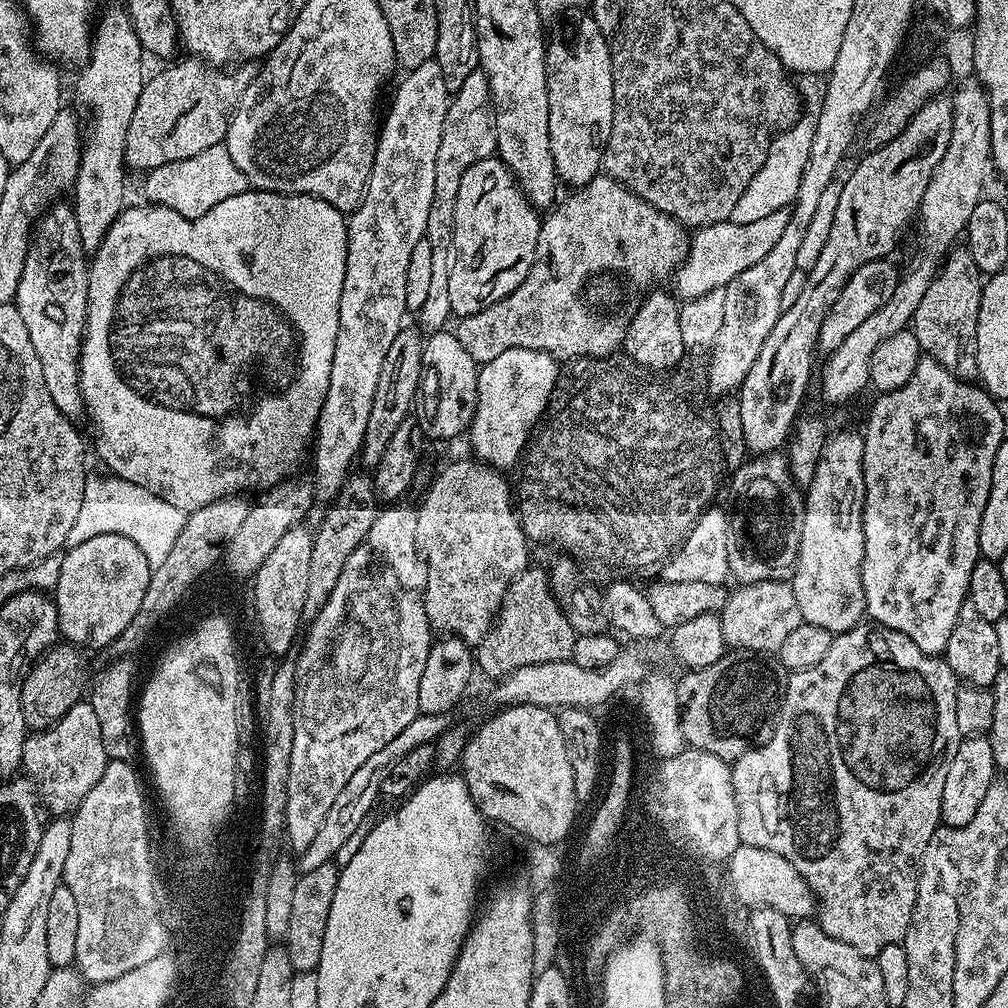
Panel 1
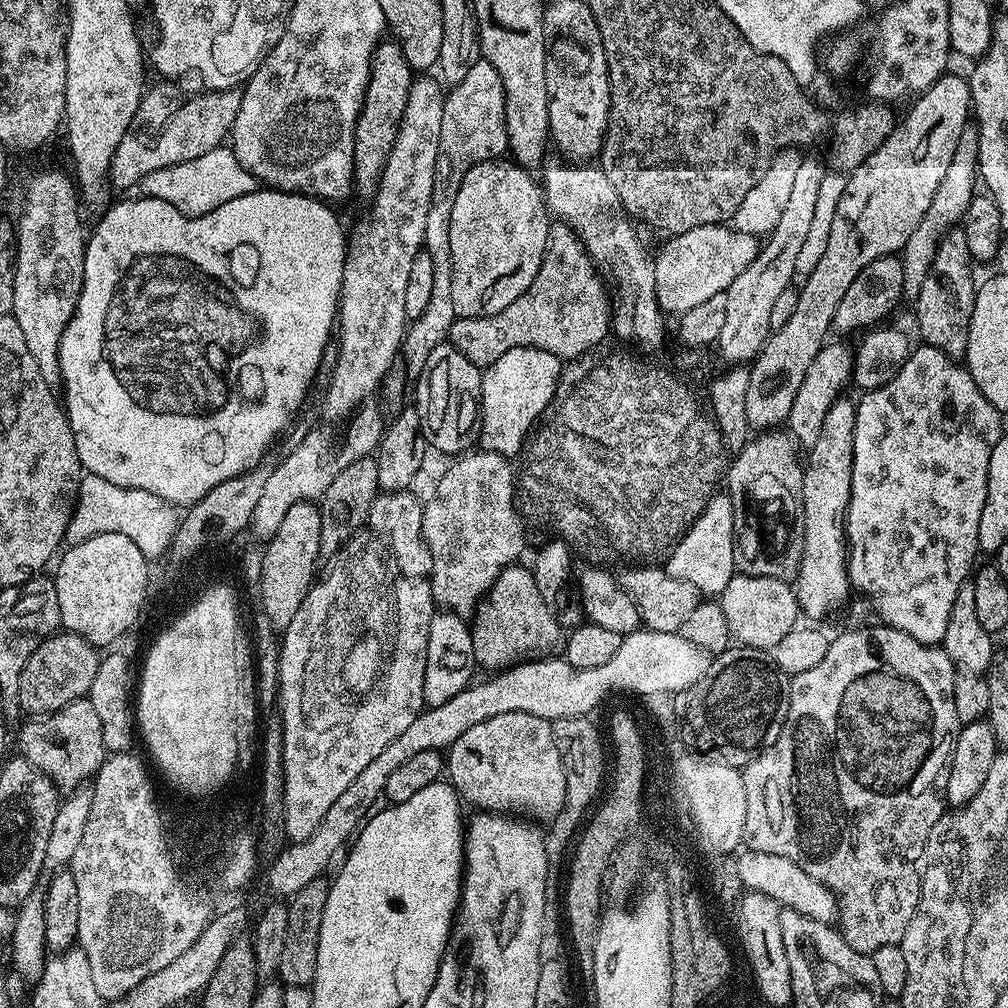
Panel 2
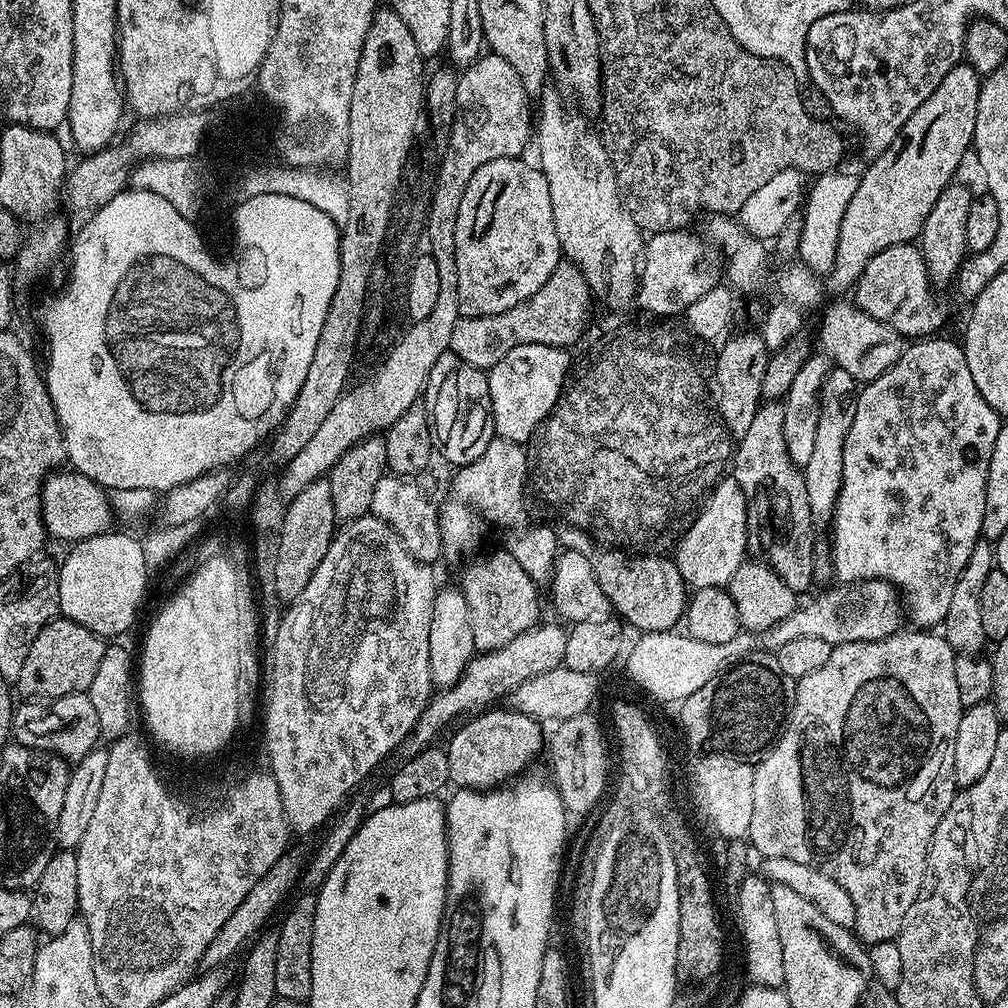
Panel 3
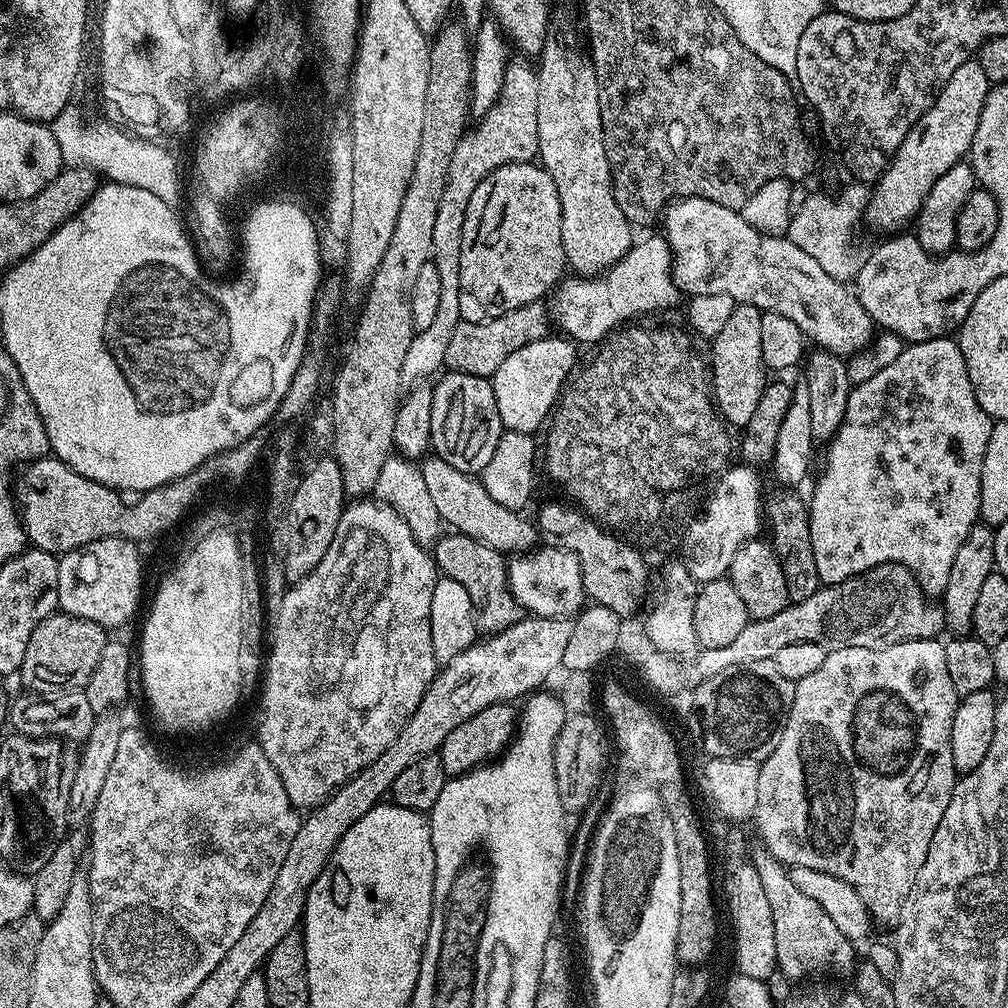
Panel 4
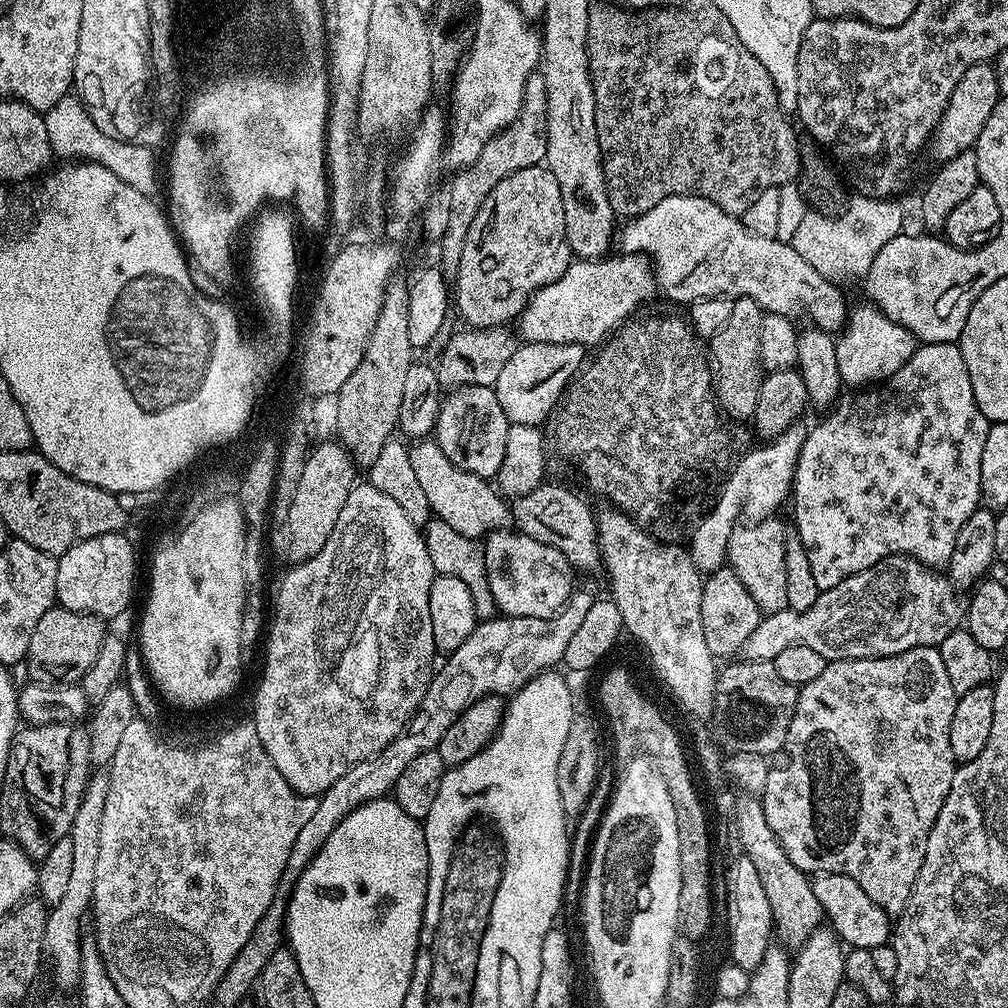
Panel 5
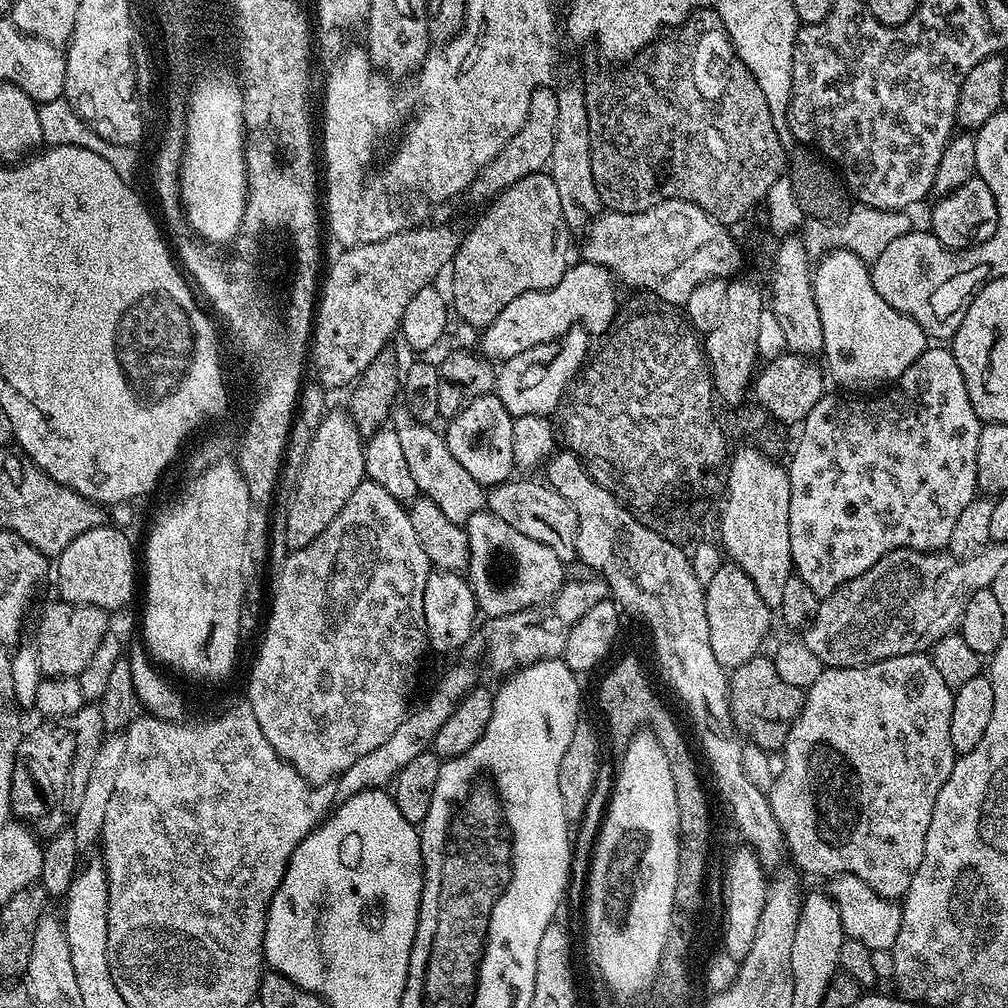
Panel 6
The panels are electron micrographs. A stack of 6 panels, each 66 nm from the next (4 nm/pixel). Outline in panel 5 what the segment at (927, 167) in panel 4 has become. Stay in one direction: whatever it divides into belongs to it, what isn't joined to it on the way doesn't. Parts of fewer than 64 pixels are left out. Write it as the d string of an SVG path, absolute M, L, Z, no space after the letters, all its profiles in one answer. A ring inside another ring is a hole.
M988 62L970 66L970 70L962 74L958 86L954 86L954 94L950 94L950 102L946 102L946 110L932 132L930 152L932 148L932 156L936 162L973 151L977 138L982 134L982 126L986 126L986 118L994 114L994 106L1001 98L995 67Z

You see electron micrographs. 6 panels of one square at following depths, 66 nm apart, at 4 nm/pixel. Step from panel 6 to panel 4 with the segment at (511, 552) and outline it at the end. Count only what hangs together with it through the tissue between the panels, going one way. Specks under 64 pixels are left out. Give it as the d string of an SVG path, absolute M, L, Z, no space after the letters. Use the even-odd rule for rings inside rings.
M540 546L531 552L513 555L507 561L508 589L525 613L551 620L572 618L585 607L584 583L580 577L580 563L565 548Z

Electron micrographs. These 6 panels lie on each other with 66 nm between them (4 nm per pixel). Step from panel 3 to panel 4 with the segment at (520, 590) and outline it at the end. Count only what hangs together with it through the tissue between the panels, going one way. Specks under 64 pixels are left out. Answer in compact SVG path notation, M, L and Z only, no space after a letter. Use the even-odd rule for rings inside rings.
M445 534L434 545L434 559L437 569L447 579L459 582L466 594L470 594L476 612L476 627L481 633L501 632L521 619L522 609L508 589L508 569L501 553L469 536Z

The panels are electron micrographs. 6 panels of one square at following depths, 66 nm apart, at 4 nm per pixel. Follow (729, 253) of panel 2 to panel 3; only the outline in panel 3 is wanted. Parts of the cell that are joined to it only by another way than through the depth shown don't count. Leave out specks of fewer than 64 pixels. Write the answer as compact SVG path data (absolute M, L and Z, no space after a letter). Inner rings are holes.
M654 232L647 237L636 290L638 302L647 304L658 312L686 310L694 302L698 302L702 294L717 287L716 260L708 253L709 245L691 232Z

